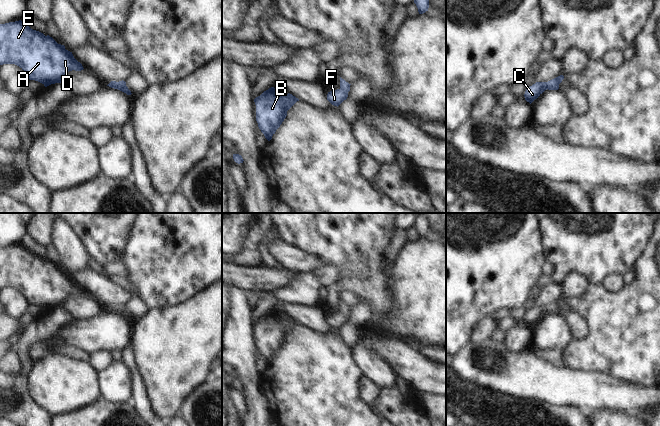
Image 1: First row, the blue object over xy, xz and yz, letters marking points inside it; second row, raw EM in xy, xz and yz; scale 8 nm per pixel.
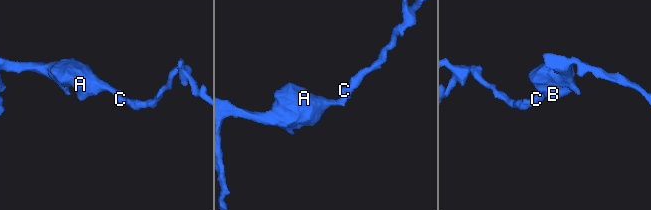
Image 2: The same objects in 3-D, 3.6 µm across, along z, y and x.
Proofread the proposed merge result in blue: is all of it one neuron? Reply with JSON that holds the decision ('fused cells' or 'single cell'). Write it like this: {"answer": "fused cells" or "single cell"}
{"answer": "single cell"}

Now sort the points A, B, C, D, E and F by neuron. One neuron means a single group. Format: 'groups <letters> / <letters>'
groups A B C D E F

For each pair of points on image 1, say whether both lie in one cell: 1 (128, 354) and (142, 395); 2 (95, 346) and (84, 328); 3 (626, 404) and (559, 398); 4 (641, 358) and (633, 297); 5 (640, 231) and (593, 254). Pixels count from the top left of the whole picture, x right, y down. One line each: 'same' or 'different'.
1: same
2: same
3: same
4: same
5: same

